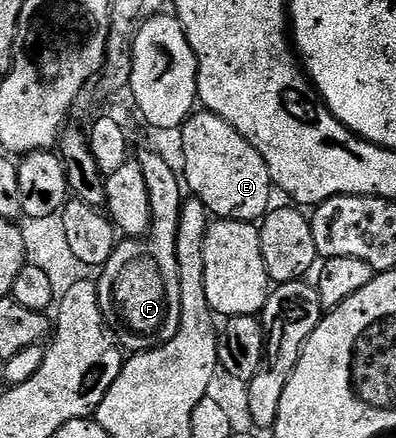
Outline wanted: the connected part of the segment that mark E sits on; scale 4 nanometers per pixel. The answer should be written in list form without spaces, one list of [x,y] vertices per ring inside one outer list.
[[[206,109],[192,114],[183,124],[181,134],[184,159],[181,175],[186,190],[200,199],[216,220],[239,219],[242,223],[262,220],[272,206],[273,184],[261,153],[233,125]]]

